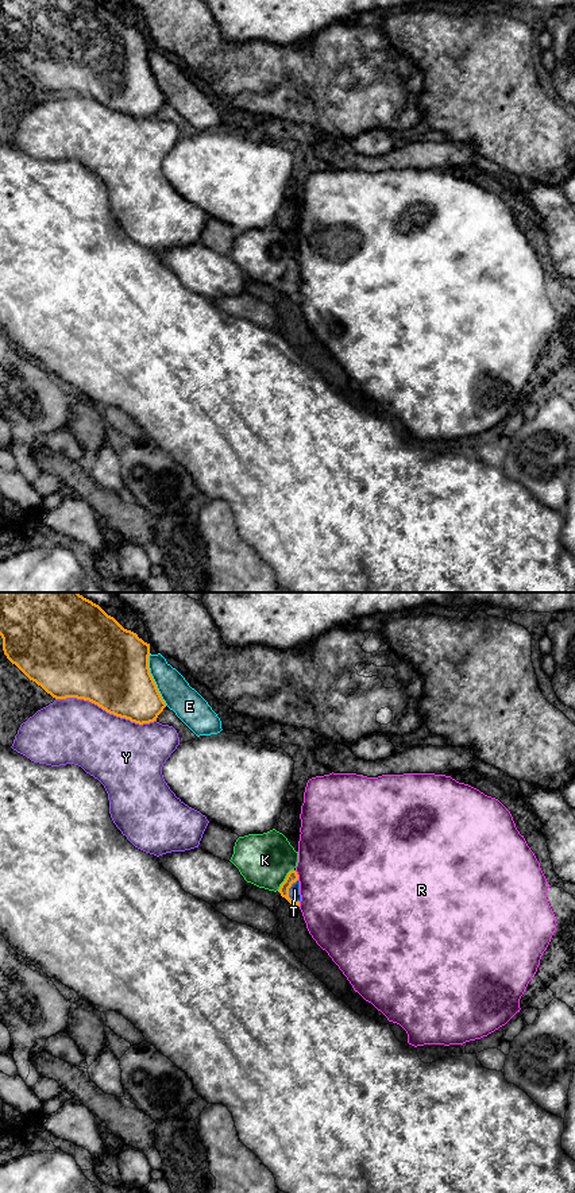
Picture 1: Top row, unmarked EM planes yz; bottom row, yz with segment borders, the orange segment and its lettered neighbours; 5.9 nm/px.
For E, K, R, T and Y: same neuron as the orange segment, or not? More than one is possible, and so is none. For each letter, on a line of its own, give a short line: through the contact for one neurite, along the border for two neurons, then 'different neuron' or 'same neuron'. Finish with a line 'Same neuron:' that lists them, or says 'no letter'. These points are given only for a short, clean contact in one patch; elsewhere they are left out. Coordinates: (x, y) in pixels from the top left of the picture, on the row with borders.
E: different neuron
K: different neuron
R: different neuron
T: yz (292, 876), (292, 884), (288, 891), (294, 890) | same neuron
Y: different neuron
Same neuron: T

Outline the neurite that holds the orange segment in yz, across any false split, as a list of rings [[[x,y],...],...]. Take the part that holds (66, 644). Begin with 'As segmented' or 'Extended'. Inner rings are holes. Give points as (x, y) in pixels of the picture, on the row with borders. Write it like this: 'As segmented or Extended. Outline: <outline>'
As segmented. Outline: [[[0,592],[0,636],[7,659],[55,699],[89,700],[139,725],[157,721],[166,707],[150,673],[150,644],[78,592]]]

